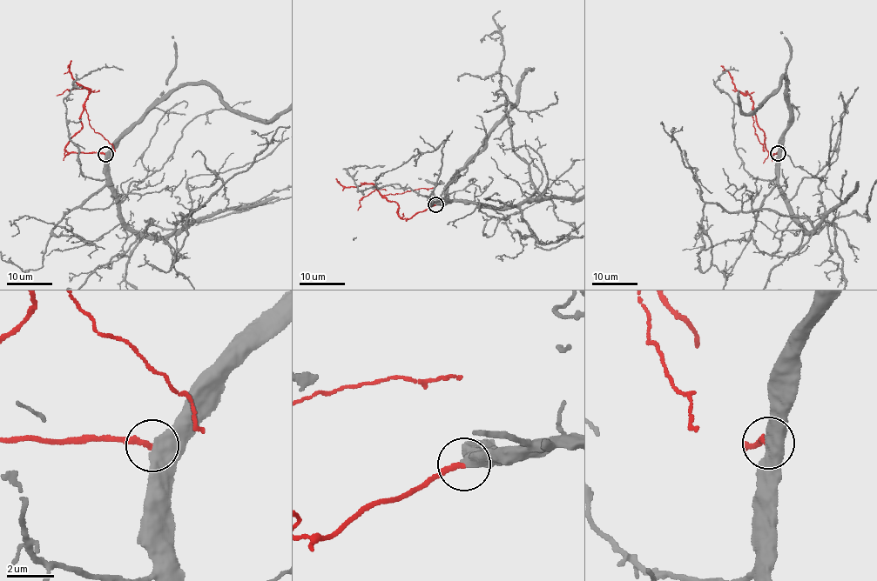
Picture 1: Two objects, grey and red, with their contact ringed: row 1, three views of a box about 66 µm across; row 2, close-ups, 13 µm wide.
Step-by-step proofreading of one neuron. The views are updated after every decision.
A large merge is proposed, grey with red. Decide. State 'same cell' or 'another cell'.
another cell

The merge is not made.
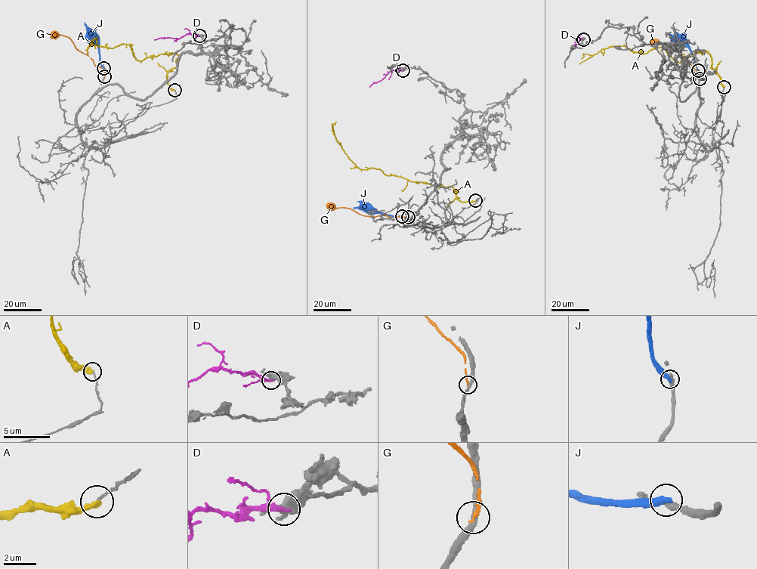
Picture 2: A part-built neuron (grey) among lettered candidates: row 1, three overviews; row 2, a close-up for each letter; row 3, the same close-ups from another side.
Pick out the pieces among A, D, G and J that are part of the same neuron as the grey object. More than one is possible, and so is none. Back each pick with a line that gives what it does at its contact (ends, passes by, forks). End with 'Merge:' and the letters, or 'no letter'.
Merge: no letter

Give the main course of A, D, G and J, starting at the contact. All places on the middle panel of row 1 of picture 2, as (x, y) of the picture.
A: (475, 200), (459, 201), (452, 187), (359, 169), (338, 143), (336, 121)
D: (403, 70), (390, 70), (369, 87)
G: (408, 217), (366, 216), (347, 208), (327, 205)
J: (402, 216), (353, 208)

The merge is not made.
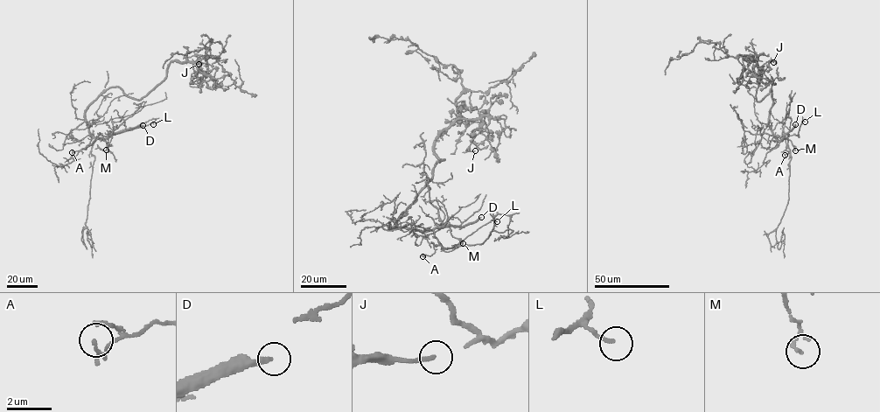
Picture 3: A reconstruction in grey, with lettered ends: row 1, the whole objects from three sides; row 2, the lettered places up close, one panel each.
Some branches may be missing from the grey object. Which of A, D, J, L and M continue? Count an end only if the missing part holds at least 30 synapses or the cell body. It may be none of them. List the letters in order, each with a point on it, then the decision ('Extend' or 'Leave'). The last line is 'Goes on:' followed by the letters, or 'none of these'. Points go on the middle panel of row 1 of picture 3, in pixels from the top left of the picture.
A: Place: (422, 256). Leave
D: Place: (481, 217). Extend
J: Place: (475, 150). Leave
L: Place: (497, 221). Leave
M: Place: (463, 243). Leave
Goes on: D

